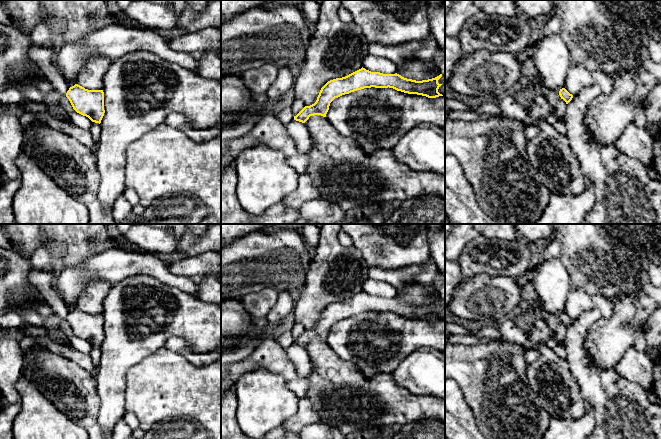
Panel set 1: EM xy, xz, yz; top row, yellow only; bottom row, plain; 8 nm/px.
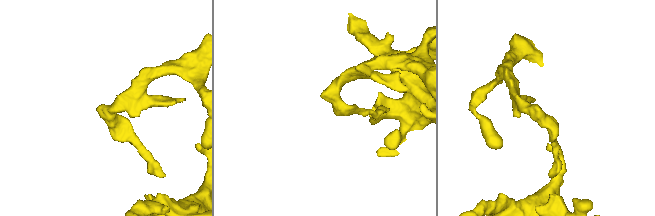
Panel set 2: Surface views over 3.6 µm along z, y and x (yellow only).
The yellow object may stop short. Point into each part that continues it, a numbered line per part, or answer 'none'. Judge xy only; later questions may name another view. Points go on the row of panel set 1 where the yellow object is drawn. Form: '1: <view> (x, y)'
none

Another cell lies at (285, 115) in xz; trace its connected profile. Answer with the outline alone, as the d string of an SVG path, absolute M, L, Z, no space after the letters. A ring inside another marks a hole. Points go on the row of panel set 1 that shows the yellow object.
M288 104L288 105L281 107L276 117L284 125L289 124L294 119L293 111L290 105Z

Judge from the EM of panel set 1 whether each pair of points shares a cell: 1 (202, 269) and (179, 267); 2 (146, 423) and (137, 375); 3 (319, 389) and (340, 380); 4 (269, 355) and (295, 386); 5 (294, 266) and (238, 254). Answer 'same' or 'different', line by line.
1: same
2: same
3: same
4: different
5: same

